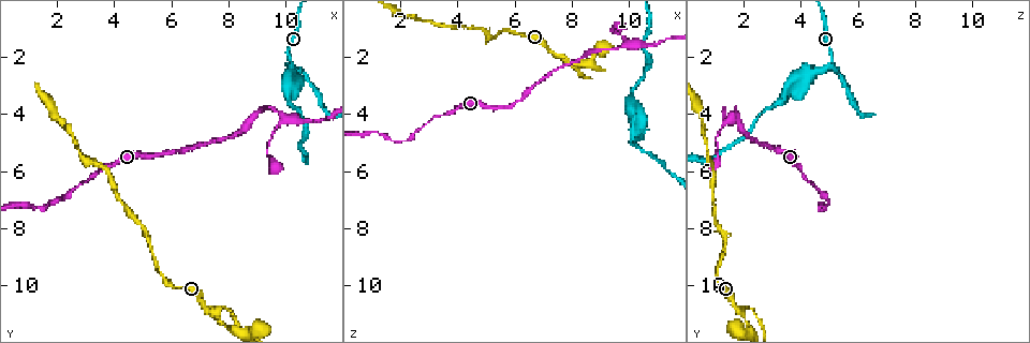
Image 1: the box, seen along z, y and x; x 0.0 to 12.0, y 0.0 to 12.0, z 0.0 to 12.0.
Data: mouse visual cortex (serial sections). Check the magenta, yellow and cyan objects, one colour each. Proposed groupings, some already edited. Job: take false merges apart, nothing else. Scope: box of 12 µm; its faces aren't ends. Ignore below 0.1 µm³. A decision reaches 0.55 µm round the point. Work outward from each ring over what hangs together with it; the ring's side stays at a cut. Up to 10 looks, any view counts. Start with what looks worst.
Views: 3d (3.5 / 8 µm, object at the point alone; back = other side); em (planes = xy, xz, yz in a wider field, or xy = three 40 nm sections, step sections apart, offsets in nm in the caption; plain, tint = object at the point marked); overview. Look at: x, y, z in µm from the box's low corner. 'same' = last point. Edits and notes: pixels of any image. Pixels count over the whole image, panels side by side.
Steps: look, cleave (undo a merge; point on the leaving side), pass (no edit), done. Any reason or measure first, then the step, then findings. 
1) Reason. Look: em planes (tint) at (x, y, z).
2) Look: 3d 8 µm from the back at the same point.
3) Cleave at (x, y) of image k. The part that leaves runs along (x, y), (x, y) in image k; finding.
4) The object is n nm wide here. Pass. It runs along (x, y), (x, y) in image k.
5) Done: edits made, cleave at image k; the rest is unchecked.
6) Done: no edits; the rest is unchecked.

Two arms at a narrow angle. Look: 3d 3.5 µm at (7.4, 11.0, 1.9).

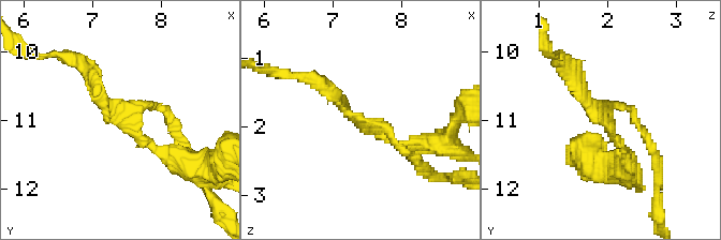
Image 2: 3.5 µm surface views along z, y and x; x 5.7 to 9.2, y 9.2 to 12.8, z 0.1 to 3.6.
3 arms meet here; the arms are 100, 150, 200 nm wide. Look: em xy step 1 (tint) at (7.40, 11.00, 1.95).

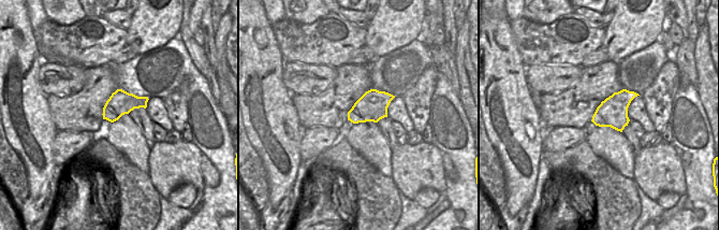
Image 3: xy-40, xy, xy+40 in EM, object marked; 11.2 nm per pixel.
Pass. It runs along (91, 68), (117, 121), (177, 156) in image 2; one cell here.

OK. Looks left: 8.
Abrupt turn. Look: 3d 3.5 µm at (9.9, 4.2, 1.5).

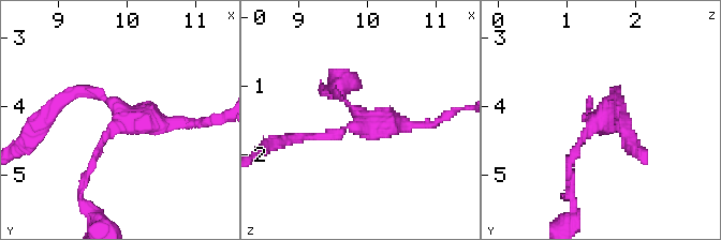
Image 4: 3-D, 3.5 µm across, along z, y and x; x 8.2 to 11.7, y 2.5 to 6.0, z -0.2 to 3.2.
Shape alone is not enough. Look: em xy step 2 (tint) at (9.90, 4.10, 1.60).

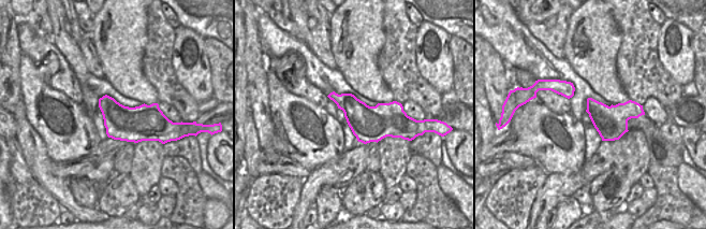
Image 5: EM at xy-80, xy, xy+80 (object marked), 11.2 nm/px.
Pass. Continuous, no second cell.

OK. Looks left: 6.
Abrupt turn. Look: em xy step 3 (tint) at (10.2, 2.3, 5.0).

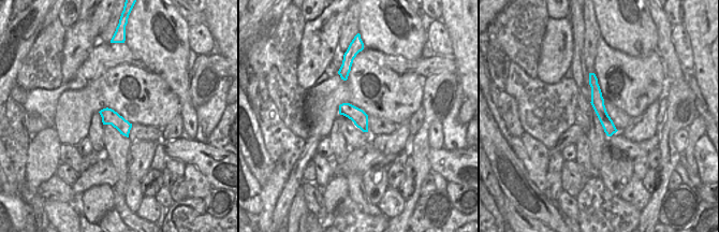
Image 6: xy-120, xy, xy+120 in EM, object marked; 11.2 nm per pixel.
Look: 3d 3.5 µm at the same point.

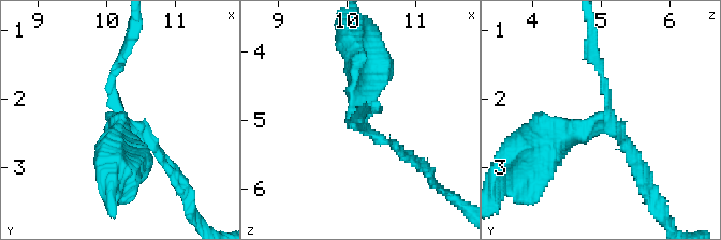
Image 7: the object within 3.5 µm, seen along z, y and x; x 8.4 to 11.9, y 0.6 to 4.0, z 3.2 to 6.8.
The object is 170 nm wide here. Cleave at (351, 87) of image 7. The part that leaves runs along (602, 121), (516, 167) in image 7; two cells meet here.

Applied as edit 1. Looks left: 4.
Narrows sharply. Look: 3d 3.5 µm at (1.1, 7.3, 4.7).

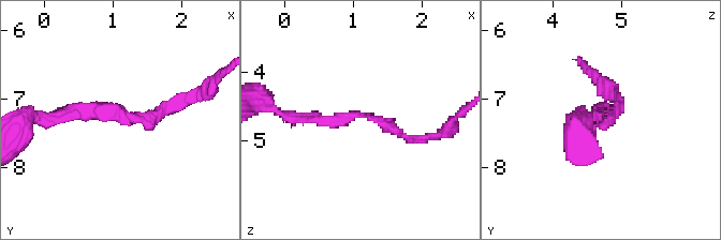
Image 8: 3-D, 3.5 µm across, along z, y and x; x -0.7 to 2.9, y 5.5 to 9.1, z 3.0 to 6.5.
The arms are 150, 150 nm wide. Look: em xy step 1 (tint) at (1.15, 7.30, 4.65).

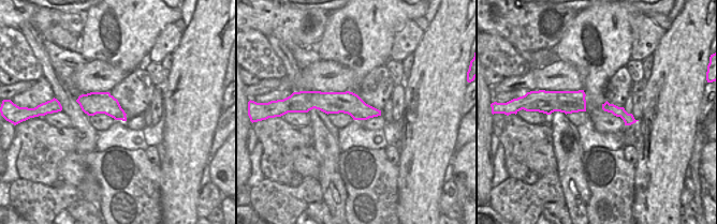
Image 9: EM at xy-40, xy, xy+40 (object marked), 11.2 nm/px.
Pass. It runs along (422, 138), (358, 114), (293, 120) in image 8; one cell here.

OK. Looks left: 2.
Done: edits made, cleave at image 7; the rest is unchecked.

